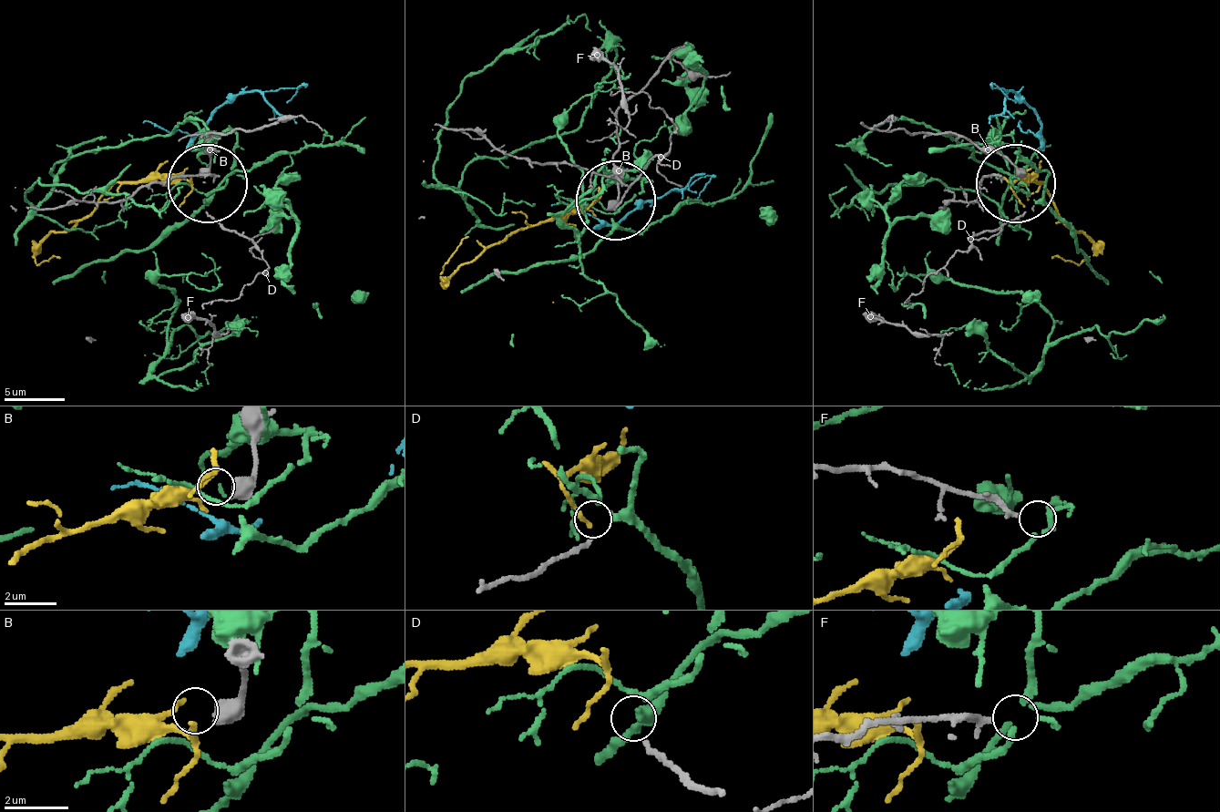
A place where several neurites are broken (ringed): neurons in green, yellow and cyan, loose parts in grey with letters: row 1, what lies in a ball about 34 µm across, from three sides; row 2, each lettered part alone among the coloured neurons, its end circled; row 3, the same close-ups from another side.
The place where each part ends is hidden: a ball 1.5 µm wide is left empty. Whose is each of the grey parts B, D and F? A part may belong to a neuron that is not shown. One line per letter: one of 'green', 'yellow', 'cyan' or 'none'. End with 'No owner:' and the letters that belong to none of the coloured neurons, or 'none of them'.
B: none
D: green
F: none
No owner: B, F

